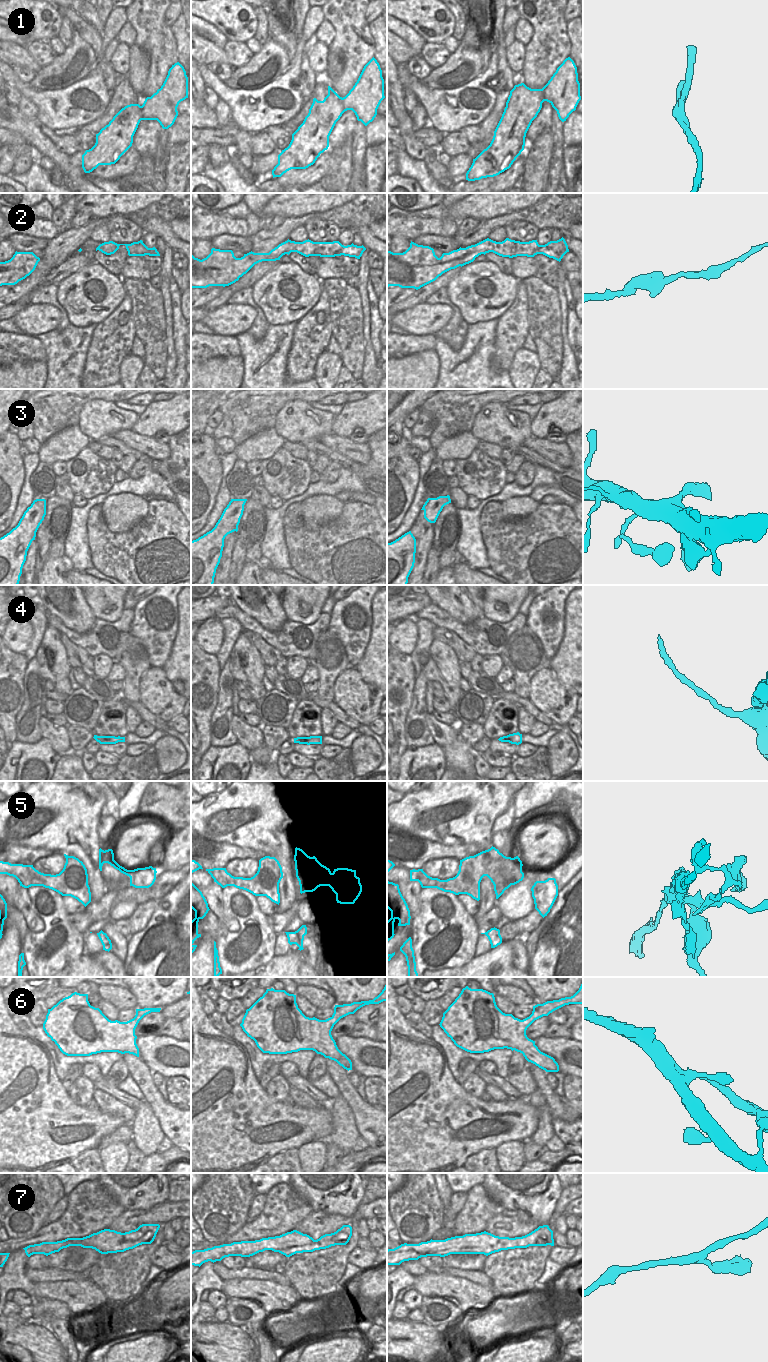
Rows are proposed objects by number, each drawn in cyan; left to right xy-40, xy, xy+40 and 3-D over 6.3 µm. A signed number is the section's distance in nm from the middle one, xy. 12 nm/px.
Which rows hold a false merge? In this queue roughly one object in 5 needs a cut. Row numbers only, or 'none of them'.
5

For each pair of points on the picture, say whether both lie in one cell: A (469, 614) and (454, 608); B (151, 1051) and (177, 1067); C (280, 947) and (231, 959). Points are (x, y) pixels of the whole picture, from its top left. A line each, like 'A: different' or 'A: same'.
A: same
B: same
C: different

